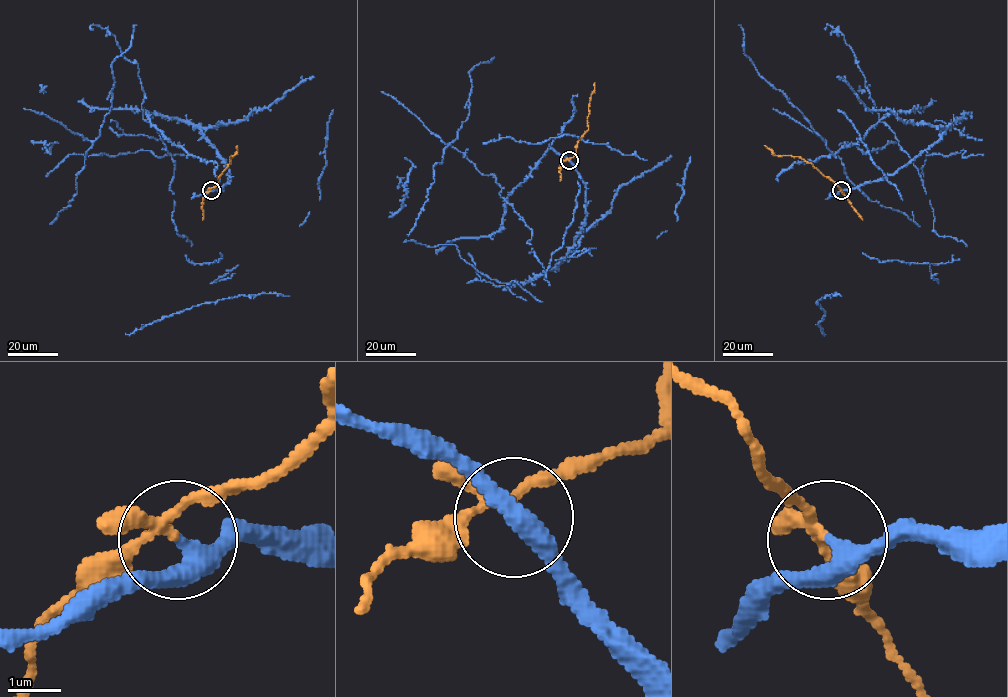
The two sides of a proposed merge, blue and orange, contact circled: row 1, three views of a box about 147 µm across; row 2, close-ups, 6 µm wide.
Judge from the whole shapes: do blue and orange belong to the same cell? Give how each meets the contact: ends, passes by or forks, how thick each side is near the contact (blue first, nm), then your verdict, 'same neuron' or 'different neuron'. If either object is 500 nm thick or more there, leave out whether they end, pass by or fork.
blue passes by; orange forks; calibres 340 and 140 nm; different neuron

